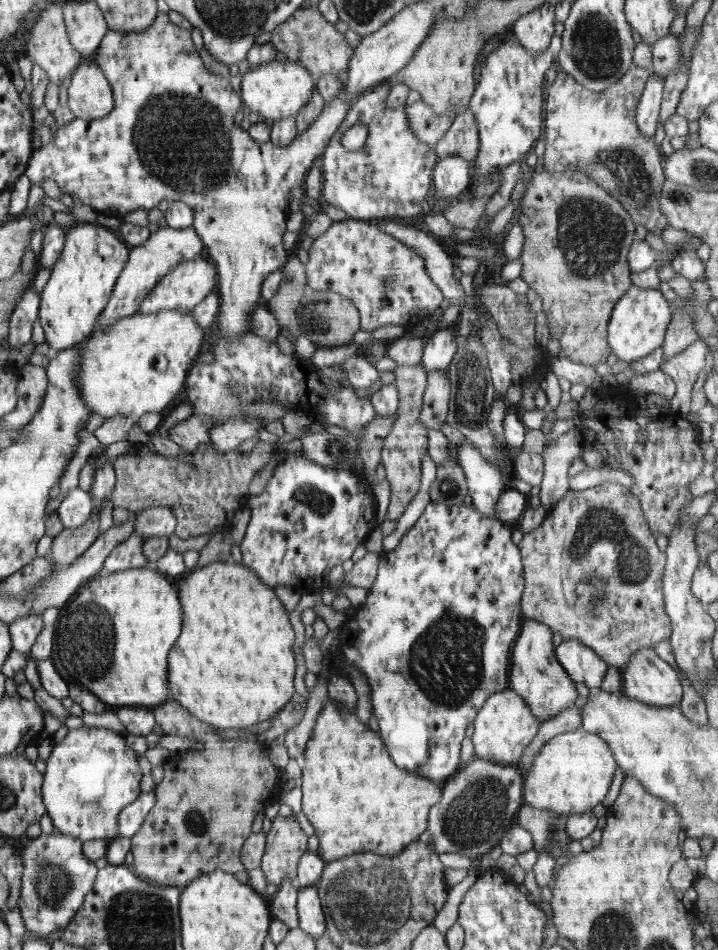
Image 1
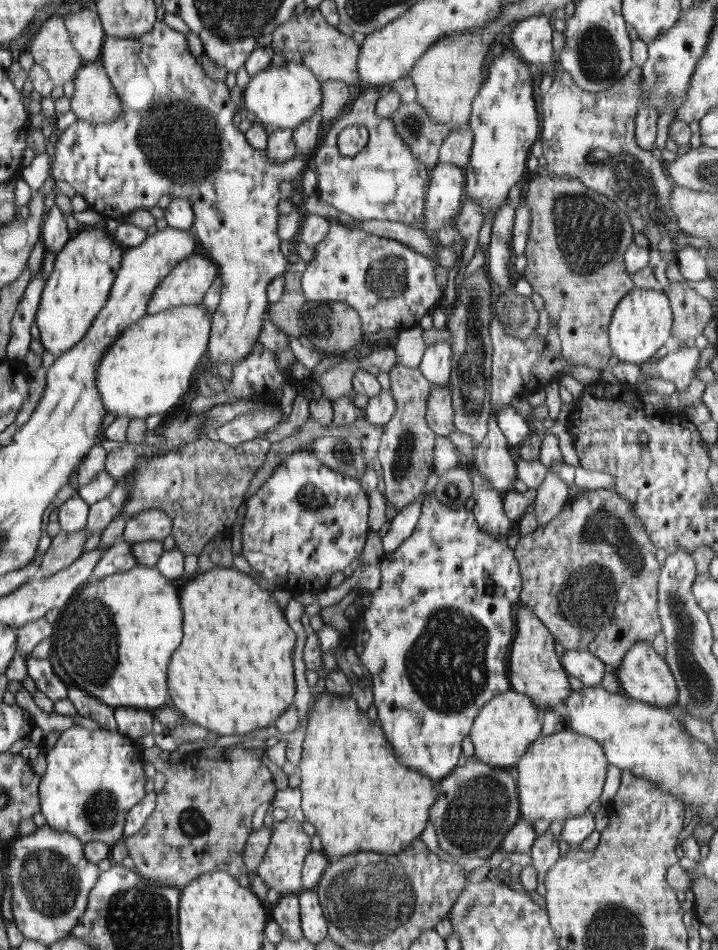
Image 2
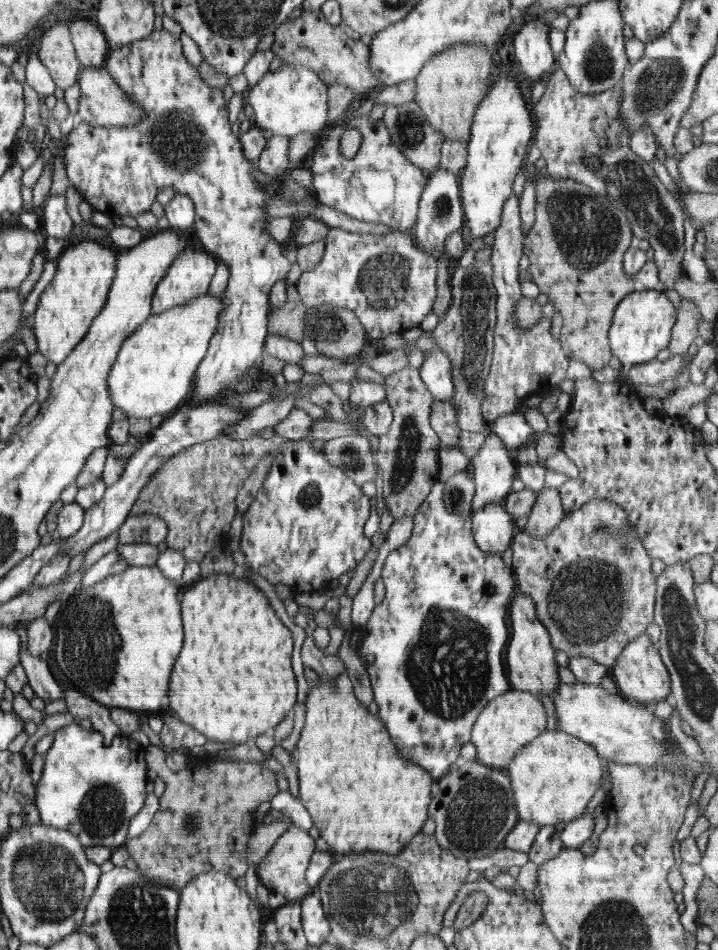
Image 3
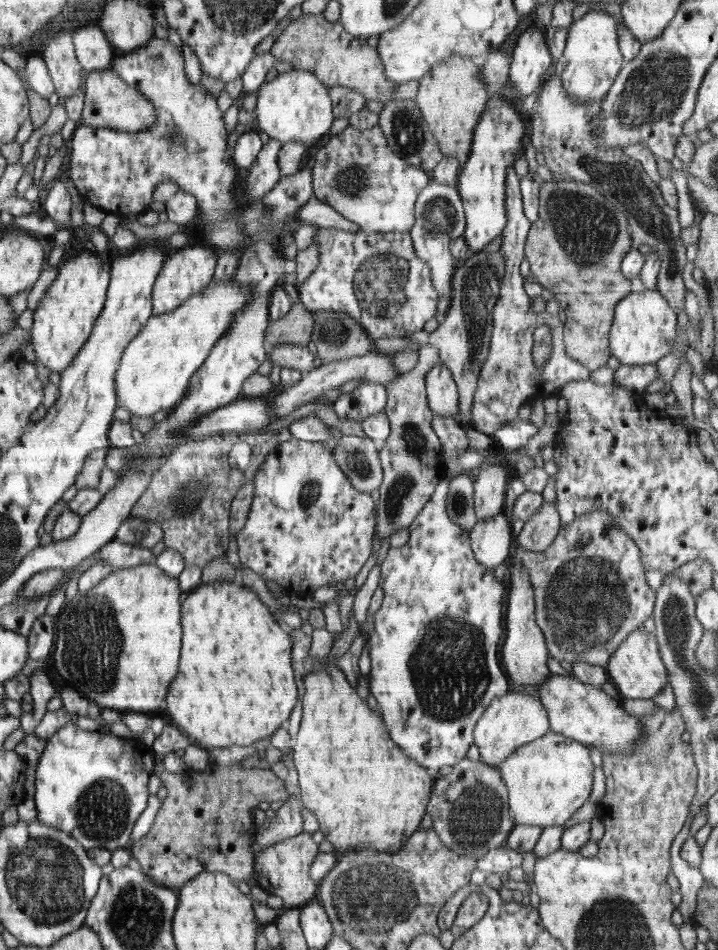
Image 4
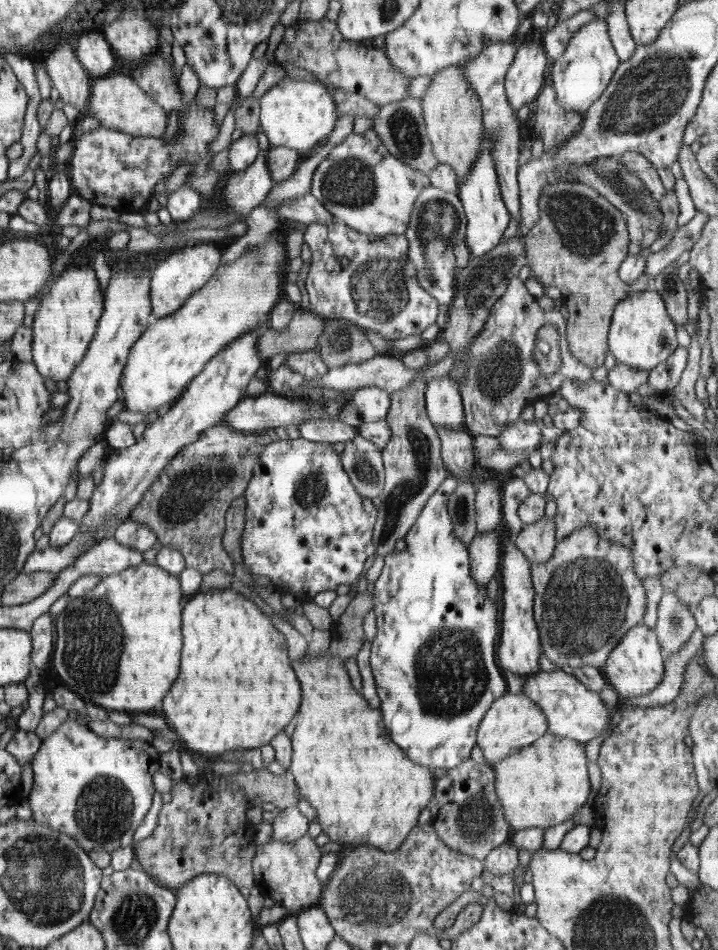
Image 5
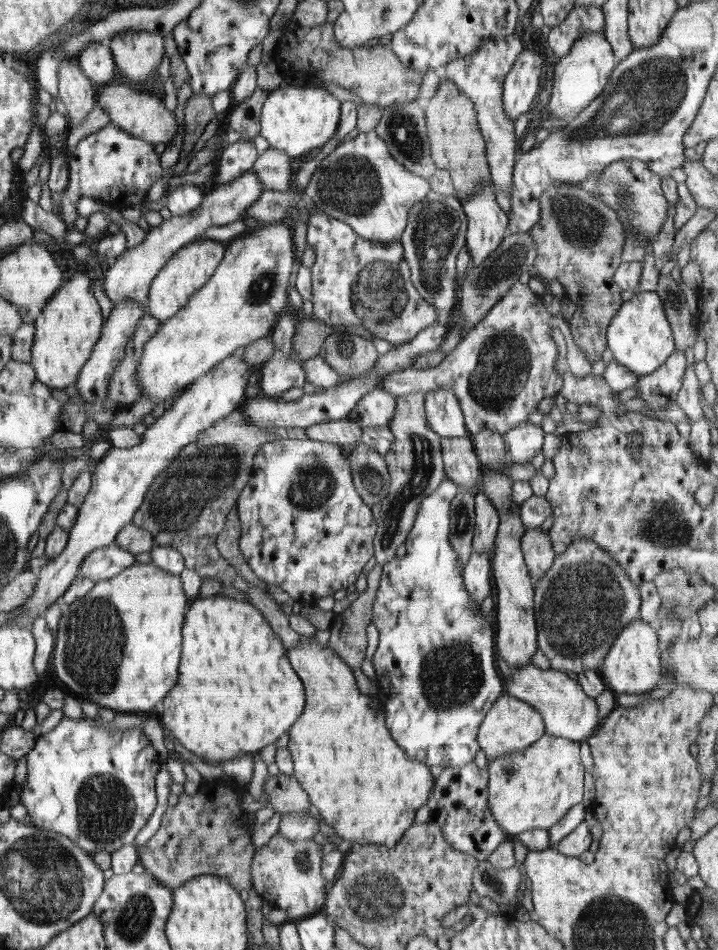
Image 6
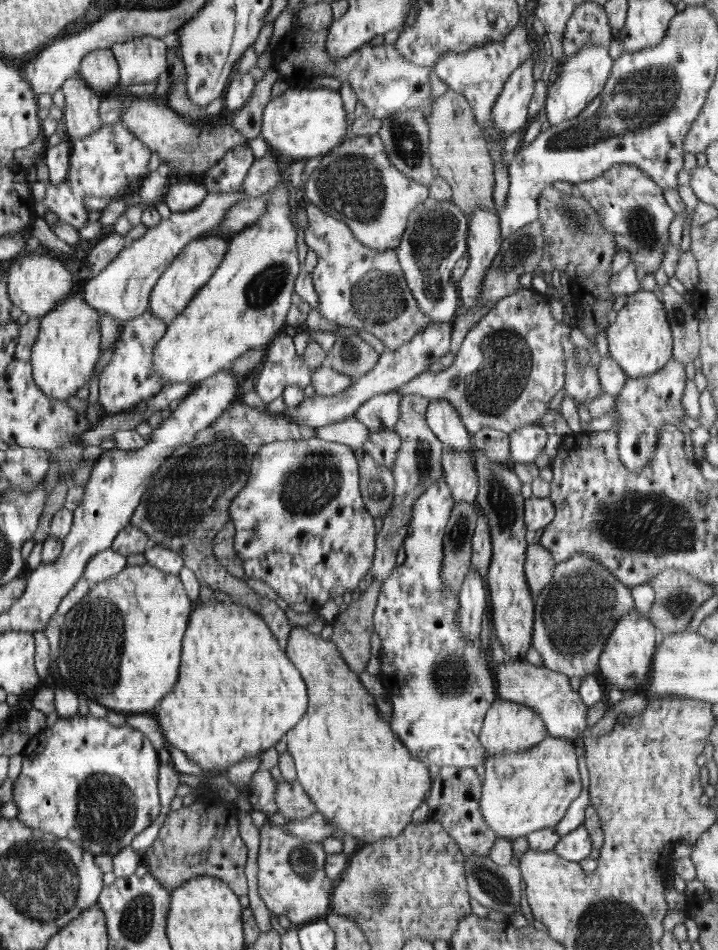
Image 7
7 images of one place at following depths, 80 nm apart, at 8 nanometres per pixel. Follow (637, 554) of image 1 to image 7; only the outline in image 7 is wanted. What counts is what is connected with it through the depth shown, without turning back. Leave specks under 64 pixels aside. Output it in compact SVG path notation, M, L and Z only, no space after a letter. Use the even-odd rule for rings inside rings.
M583 552L557 564L552 580L535 600L533 614L532 647L540 652L544 667L581 680L596 674L614 625L620 617L636 609L631 589Z

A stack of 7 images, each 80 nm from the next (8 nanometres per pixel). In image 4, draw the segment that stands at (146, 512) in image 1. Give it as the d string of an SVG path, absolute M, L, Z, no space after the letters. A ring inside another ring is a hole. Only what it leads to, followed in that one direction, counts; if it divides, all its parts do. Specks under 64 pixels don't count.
M130 517L120 525L115 538L126 544L152 549L163 540L163 532L157 522Z

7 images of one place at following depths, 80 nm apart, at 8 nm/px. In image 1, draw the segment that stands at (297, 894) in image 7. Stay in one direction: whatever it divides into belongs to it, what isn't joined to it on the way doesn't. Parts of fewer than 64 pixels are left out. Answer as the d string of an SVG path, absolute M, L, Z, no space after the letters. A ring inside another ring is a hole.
M276 815L266 836L261 869L268 883L280 888L287 878L295 880L300 857L308 851L309 836L294 815Z

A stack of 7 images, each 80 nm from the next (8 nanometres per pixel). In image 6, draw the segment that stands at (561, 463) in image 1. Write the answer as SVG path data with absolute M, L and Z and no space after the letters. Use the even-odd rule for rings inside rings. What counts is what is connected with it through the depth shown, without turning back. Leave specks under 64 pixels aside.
M539 526L535 529L525 529L521 538L523 557L534 584L544 578L556 557L548 533L549 531L542 531Z

